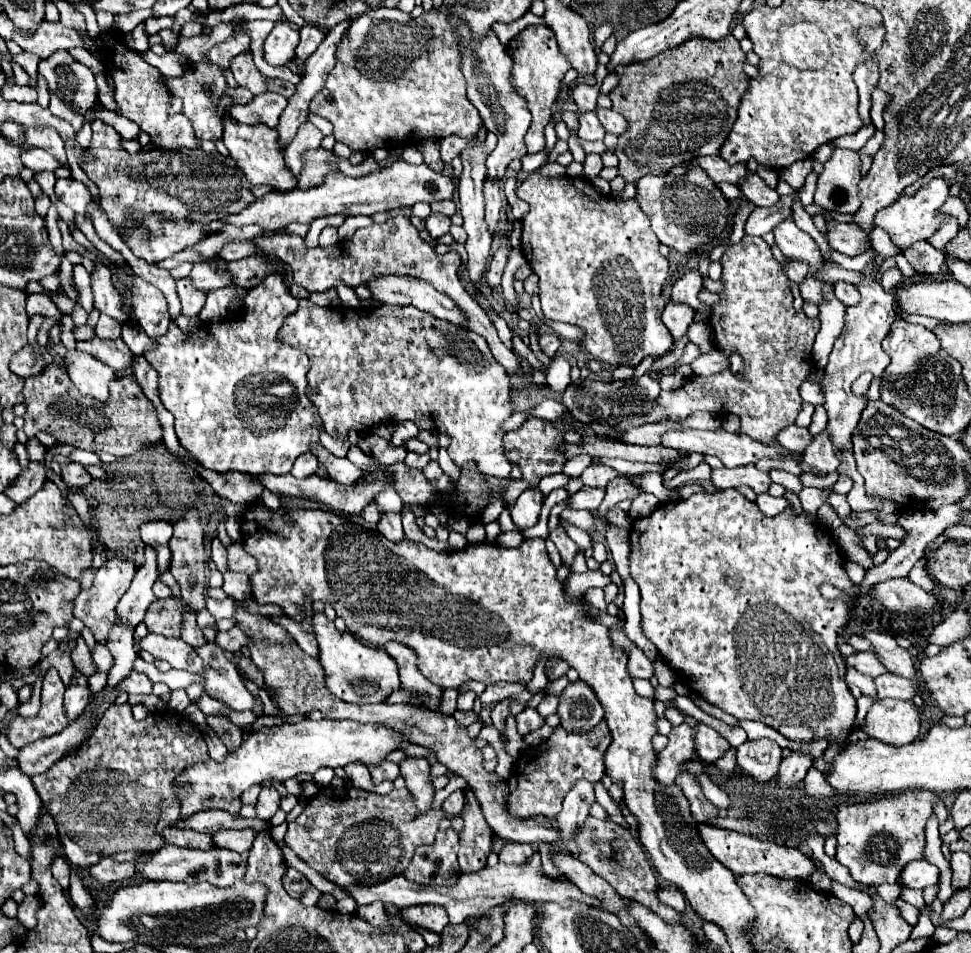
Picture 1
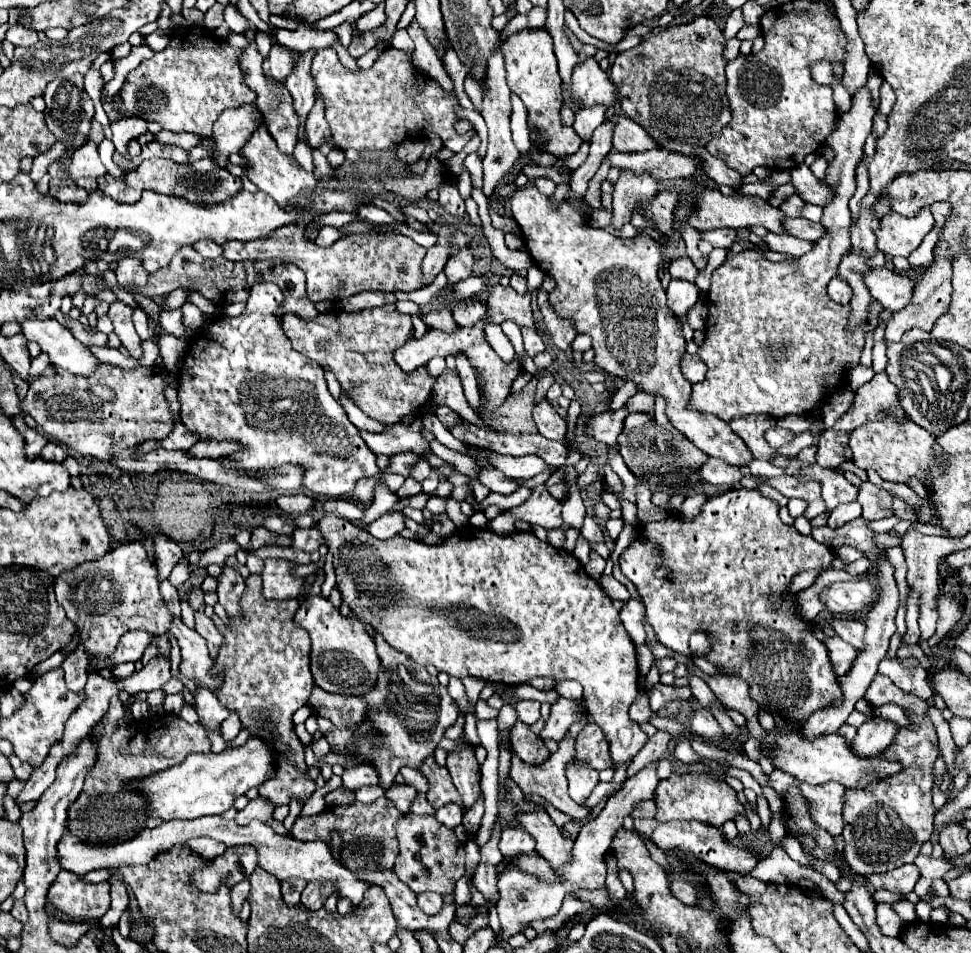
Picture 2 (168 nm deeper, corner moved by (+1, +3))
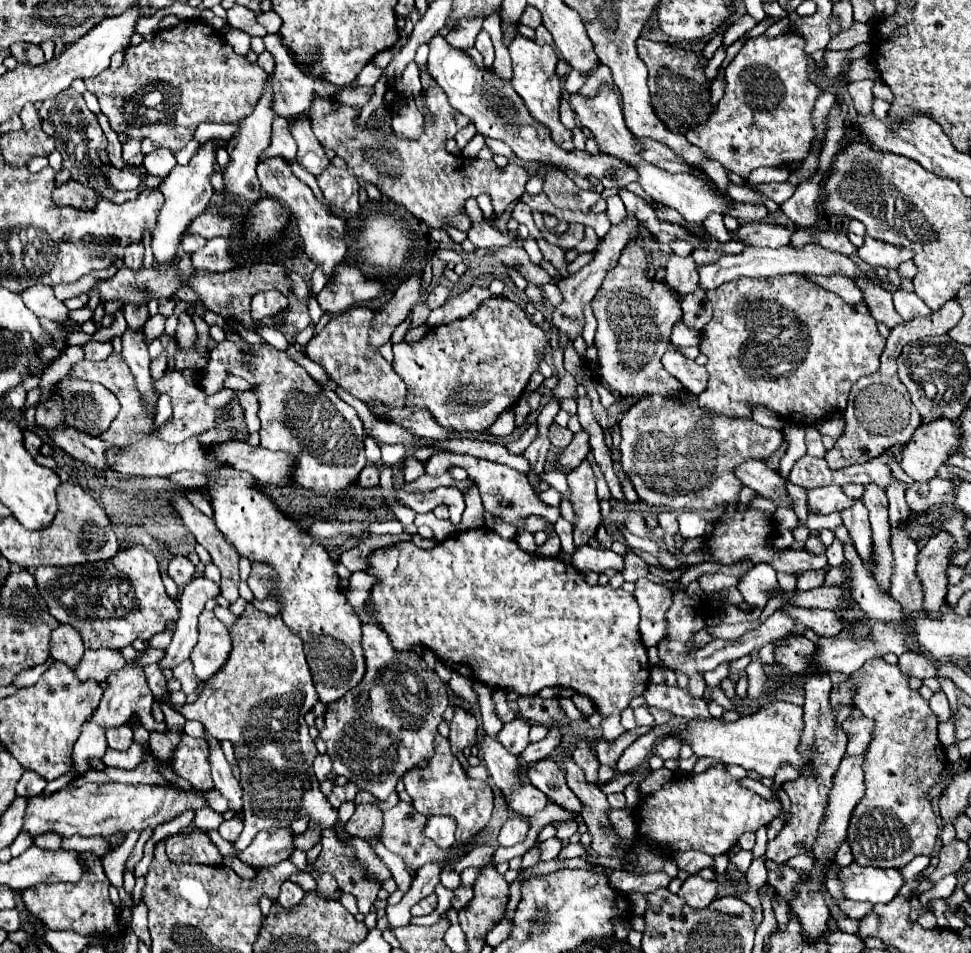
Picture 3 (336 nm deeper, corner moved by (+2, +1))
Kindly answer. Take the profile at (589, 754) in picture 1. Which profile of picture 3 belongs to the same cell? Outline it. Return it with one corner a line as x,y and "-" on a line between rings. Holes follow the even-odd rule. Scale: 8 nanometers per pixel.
648,725
648,727
636,727
636,729
632,729
632,731
626,731
618,741
604,741
604,739
598,739
598,741
594,741
594,751
596,751
596,755
598,755
598,761
602,763
602,765
608,765
608,767
616,767
616,763
618,763
618,759
620,759
620,755
624,753
624,749
626,747
630,747
636,739
640,739
642,735
646,735
646,733
650,733
652,731
652,727
654,725

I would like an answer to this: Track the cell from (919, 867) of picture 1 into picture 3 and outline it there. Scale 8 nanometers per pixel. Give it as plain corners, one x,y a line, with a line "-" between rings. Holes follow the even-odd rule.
858,863
842,867
838,879
844,883
846,899
868,903
890,903
904,883
898,869
862,867

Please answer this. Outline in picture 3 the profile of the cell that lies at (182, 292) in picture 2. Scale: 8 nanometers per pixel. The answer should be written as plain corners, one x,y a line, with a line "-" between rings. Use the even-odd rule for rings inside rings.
160,313
148,319
148,325
144,325
144,341
146,341
146,343
158,339
158,337
164,333
164,321
166,321
166,319
164,319

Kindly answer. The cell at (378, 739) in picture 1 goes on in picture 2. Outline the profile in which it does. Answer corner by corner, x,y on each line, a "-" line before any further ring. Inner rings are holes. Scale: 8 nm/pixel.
251,735
247,743
241,747
229,747
221,753
189,755
183,763
151,773
147,779
137,779
137,783
131,783
131,787
145,793
145,797
151,803
149,809
151,817
171,821
171,819
195,819
201,815
221,815
229,807
233,807
239,795
275,777
279,771
277,759
279,753
269,741

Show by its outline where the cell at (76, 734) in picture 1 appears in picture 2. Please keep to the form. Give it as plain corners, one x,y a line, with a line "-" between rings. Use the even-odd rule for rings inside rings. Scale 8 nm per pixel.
11,755
9,761
11,761
11,767
13,767
13,771
15,771
17,777
29,777
29,775
33,773
33,765
29,765
29,763
21,761
21,759
17,759
15,755

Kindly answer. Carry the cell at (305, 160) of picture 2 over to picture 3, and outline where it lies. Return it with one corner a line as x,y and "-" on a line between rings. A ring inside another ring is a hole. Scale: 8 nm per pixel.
282,117
274,119
272,129
272,141
268,148
260,155
259,162
268,157
284,157
284,159
296,159
296,143
288,133
288,123

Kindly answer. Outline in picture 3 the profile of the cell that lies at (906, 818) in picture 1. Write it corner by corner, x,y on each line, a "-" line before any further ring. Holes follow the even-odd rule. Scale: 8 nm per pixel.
874,657
862,665
854,675
854,705
864,717
874,719
872,741
864,753
864,777
866,795
860,805
856,805
852,815
852,825
848,827
848,843
858,865
872,865
880,869
902,869
918,855
930,855
940,837
940,825
932,811
932,803
926,799
928,789
938,781
938,773
946,765
944,747
938,741
938,721
932,713
928,701
920,691
910,689
908,675
900,671
898,665
886,663
882,657

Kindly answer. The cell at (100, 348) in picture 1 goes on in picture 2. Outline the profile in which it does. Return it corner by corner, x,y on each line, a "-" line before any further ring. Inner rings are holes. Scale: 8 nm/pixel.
57,313
55,317
57,317
61,323
65,323
65,327
71,329
73,337
75,337
77,341
81,341
85,347
93,347
93,345
97,345
97,347
107,347
107,341
109,341
109,339
107,339
105,333
99,333
97,329
83,327
79,321
69,321
69,317
63,315
63,313

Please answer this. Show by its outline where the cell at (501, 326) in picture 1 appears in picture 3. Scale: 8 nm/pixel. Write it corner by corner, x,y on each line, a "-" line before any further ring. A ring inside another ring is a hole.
552,423
548,437
550,437
550,443
552,443
554,447
564,449
564,447
570,445
570,441
572,441
572,431
570,431
570,429
564,429
564,427
558,427
556,423

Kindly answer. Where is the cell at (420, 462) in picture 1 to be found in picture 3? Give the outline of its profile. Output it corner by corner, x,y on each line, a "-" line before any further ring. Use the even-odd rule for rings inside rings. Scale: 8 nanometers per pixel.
366,465
362,471
360,471
360,477
356,481
360,487
372,487
372,485
378,485
378,469
374,465

